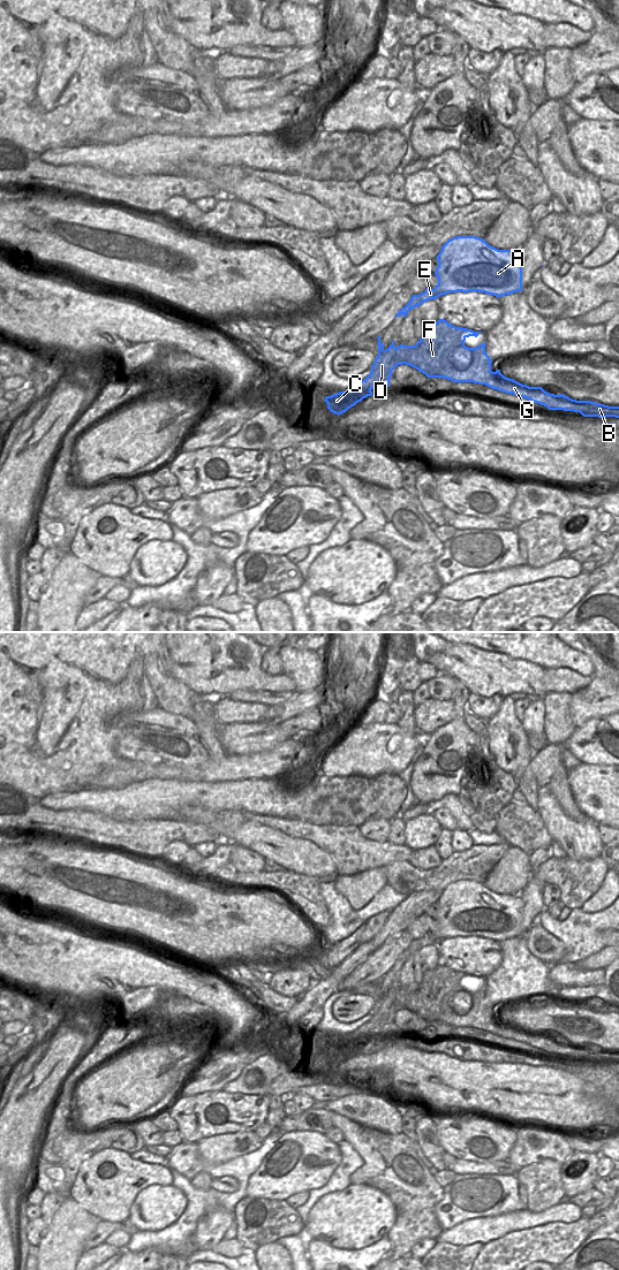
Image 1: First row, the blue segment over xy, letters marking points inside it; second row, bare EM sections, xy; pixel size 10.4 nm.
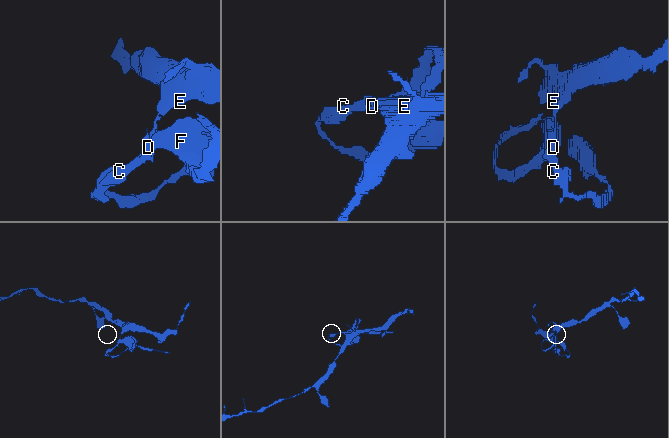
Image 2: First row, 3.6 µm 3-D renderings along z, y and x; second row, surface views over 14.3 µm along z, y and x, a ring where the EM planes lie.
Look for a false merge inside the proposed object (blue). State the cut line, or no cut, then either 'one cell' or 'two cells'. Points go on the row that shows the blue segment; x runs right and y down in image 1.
cut in xy along (395, 348), (395, 359), (401, 364); two cells

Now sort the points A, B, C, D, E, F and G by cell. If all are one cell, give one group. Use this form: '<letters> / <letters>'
A C D E / B F G

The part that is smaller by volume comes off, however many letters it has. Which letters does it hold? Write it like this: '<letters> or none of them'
B, F, G

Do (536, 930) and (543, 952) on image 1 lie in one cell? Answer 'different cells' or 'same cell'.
same cell

